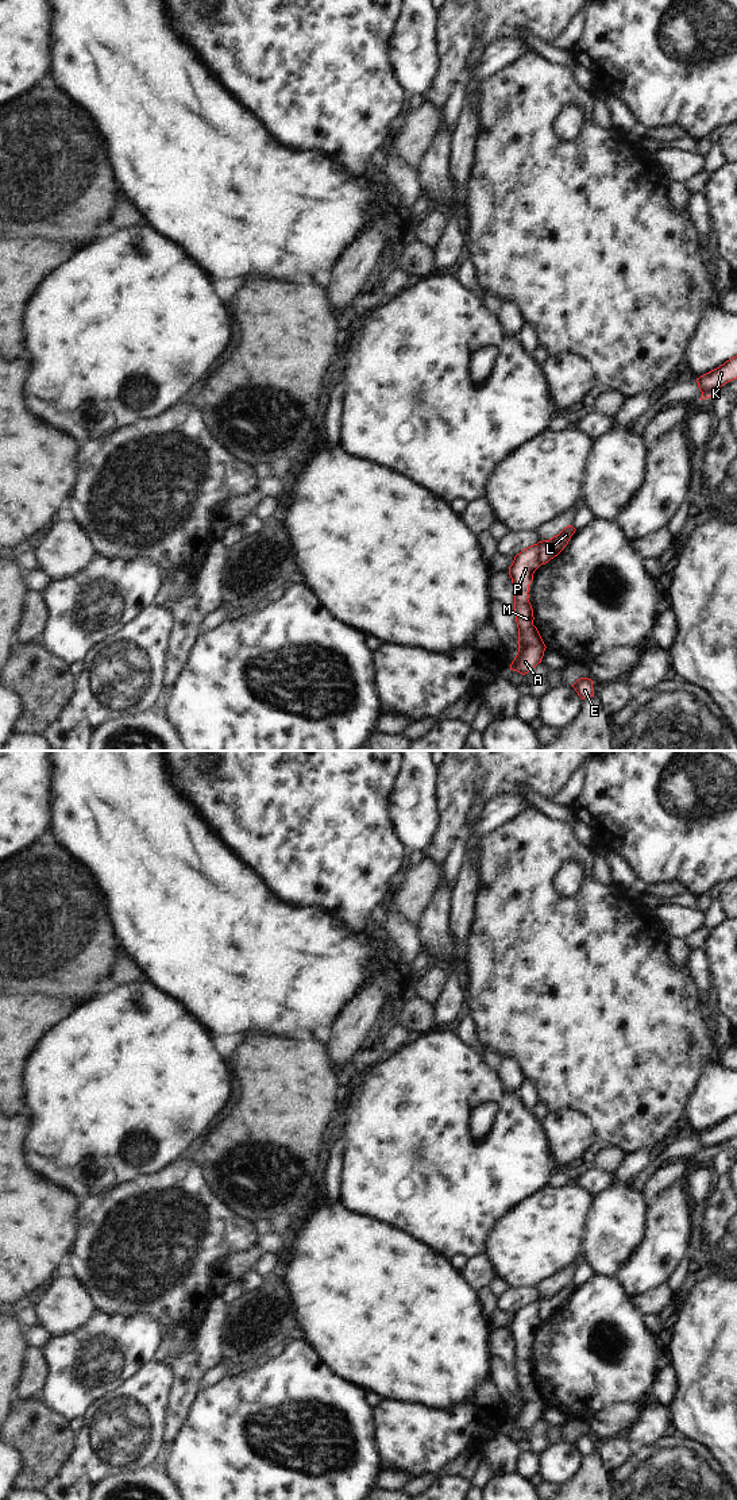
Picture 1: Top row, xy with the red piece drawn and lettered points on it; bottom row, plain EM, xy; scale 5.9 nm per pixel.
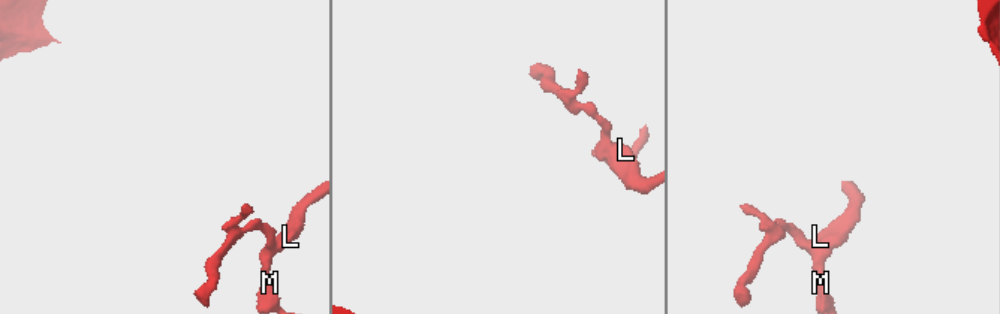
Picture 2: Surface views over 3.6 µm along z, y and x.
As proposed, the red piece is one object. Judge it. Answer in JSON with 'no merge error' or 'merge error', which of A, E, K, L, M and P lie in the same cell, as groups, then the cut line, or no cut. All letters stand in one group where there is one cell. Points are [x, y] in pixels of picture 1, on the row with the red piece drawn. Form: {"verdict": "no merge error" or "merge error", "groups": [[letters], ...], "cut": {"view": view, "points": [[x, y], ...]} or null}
{"verdict": "merge error", "groups": [["A", "E", "M", "P"], ["K", "L"]], "cut": {"view": "xy", "points": [[536, 544], [536, 556], [540, 565]]}}

